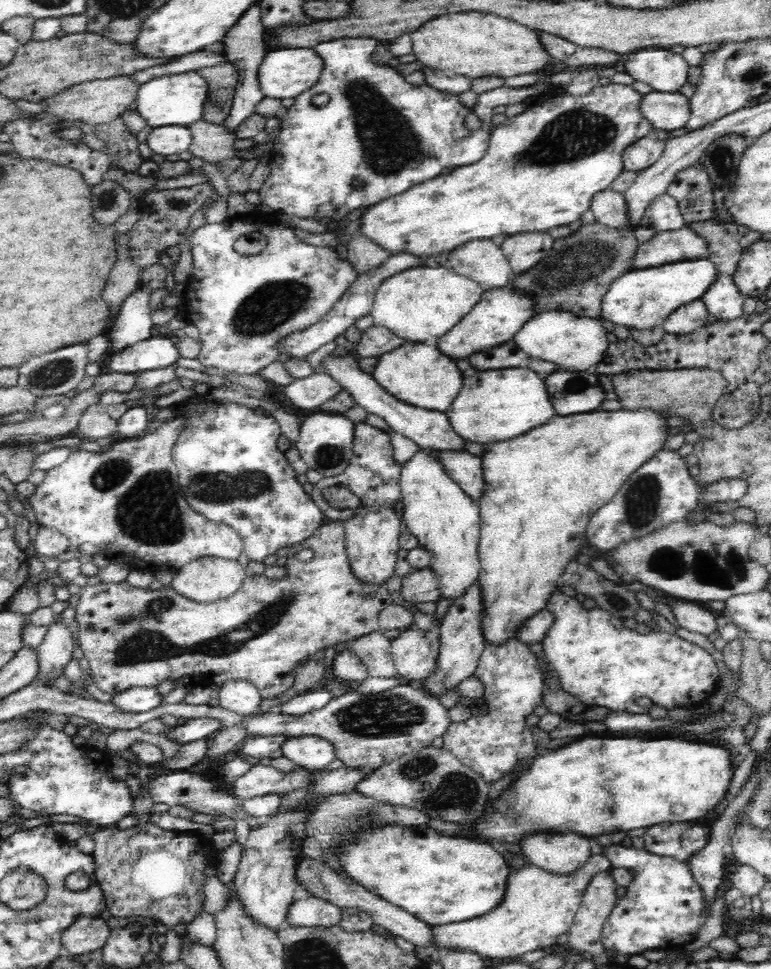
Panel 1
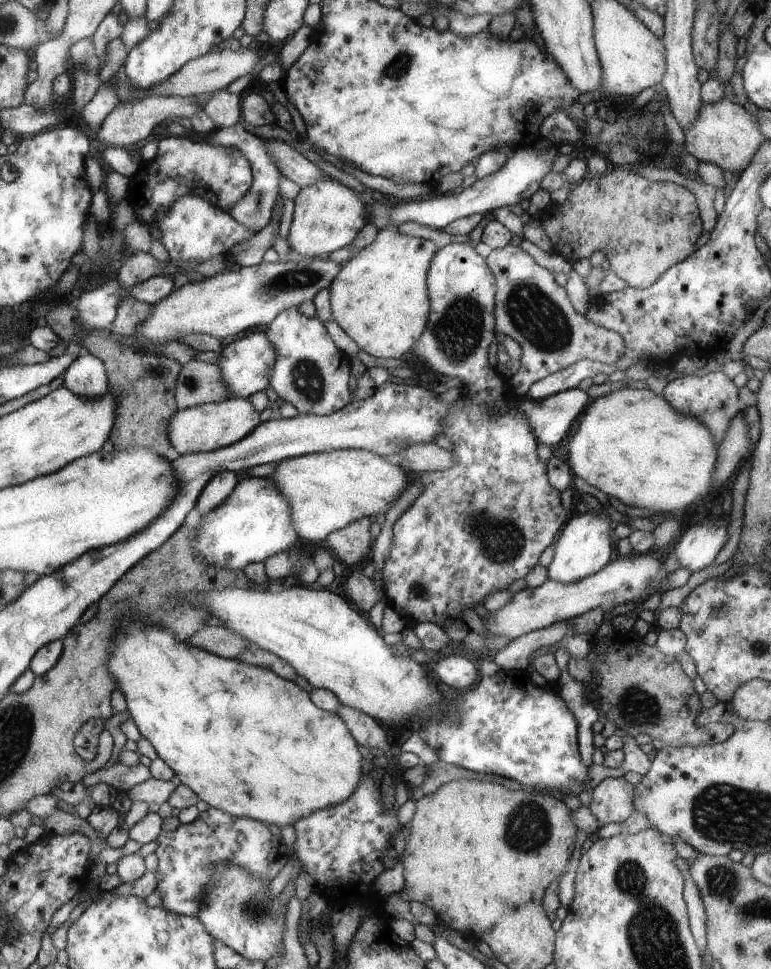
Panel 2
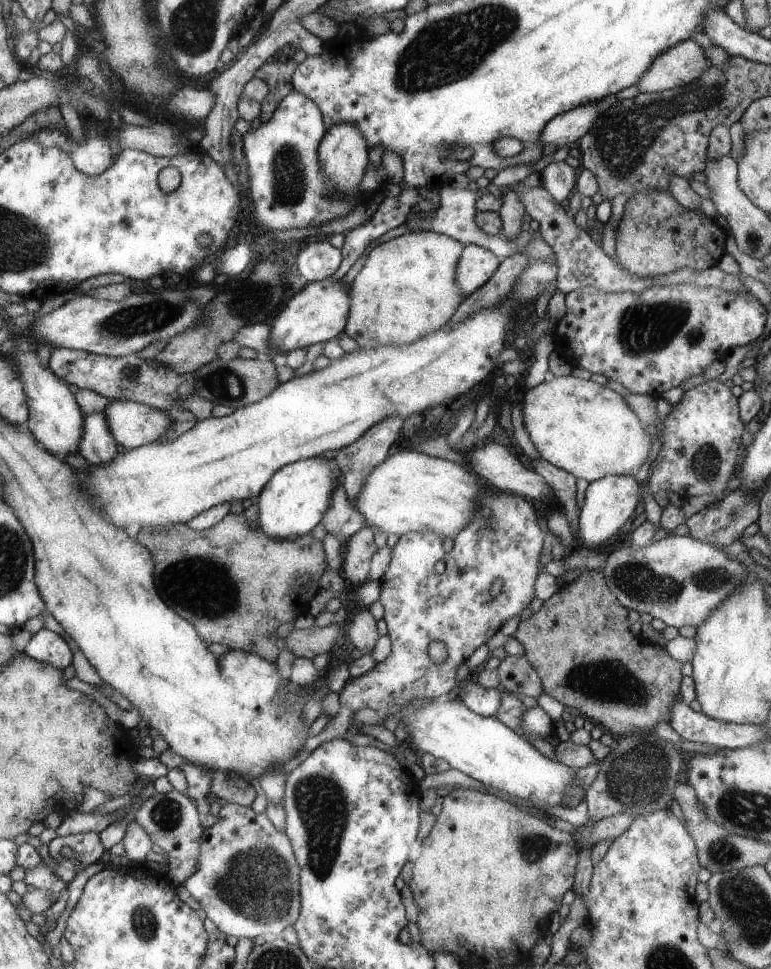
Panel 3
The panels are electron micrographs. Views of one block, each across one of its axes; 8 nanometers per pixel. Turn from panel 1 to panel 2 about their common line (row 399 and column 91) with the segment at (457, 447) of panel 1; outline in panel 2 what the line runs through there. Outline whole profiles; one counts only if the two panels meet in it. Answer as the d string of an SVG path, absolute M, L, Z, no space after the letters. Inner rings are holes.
M81 348L80 356L62 374L63 386L82 398L100 398L109 386L102 360Z

